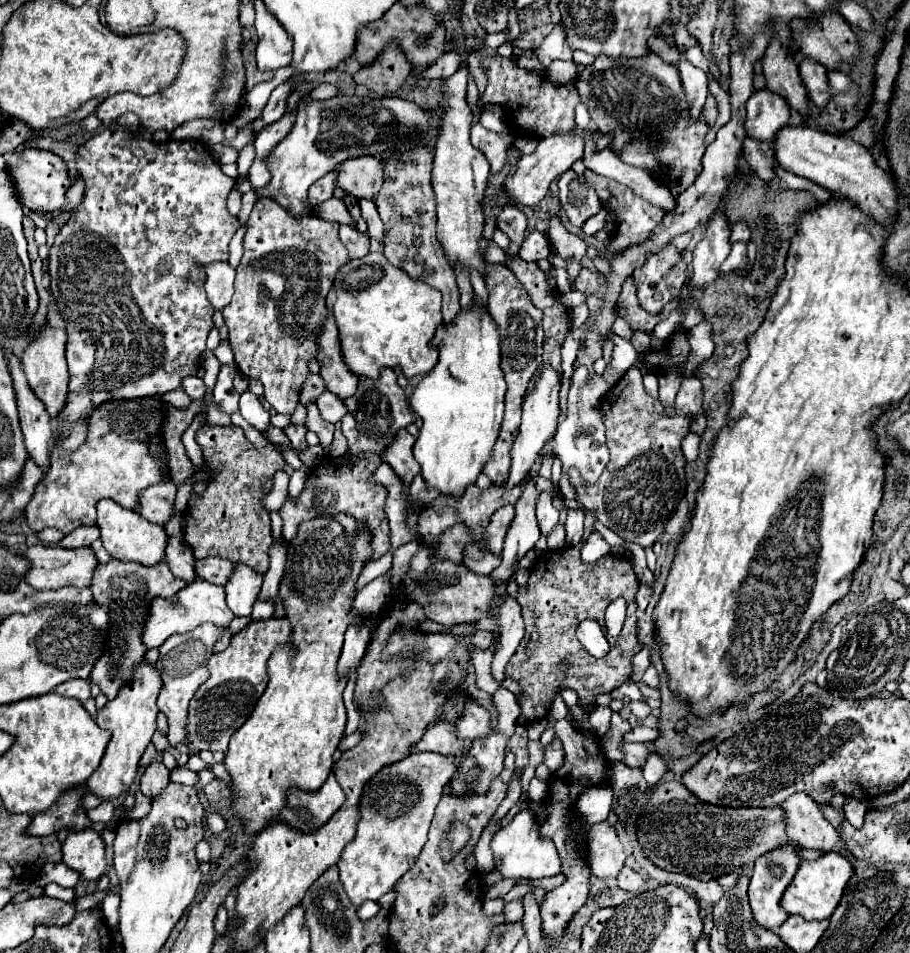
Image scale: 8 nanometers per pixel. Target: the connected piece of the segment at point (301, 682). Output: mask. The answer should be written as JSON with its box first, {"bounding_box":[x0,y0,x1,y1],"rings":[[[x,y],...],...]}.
{"bounding_box":[225,514,371,834],"rings":[[[351,514],[317,516],[313,520],[301,522],[295,538],[287,544],[287,564],[279,582],[279,598],[285,606],[285,618],[293,626],[291,644],[277,646],[271,654],[267,662],[269,686],[263,692],[263,698],[259,698],[255,704],[251,718],[231,736],[225,756],[227,772],[233,778],[233,810],[245,818],[245,830],[249,834],[261,832],[275,816],[279,816],[285,806],[285,792],[291,786],[313,792],[327,780],[333,768],[333,752],[343,738],[347,722],[341,694],[349,680],[337,672],[337,660],[345,630],[349,626],[363,624],[363,616],[353,612],[353,600],[357,594],[357,578],[371,556],[371,534],[367,534],[367,526],[359,524]]]}

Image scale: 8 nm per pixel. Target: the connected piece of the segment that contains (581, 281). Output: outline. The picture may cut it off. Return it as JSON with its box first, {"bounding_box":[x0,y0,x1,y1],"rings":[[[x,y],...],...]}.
{"bounding_box":[575,268,605,296],"rings":[[[581,268],[581,274],[579,274],[577,282],[575,282],[575,288],[577,288],[579,292],[583,292],[585,296],[591,296],[593,290],[597,290],[597,288],[603,286],[603,284],[605,284],[605,282],[603,282],[603,276],[601,276],[599,272],[591,272],[591,270],[587,270],[587,268]]]}

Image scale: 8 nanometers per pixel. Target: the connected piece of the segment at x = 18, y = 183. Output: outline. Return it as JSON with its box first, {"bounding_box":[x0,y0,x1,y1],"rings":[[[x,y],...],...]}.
{"bounding_box":[7,148,71,212],"rings":[[[25,148],[19,152],[17,164],[7,164],[7,172],[11,174],[11,182],[19,192],[19,202],[25,208],[33,212],[53,212],[65,204],[65,192],[69,190],[71,182],[67,176],[67,166],[57,154],[37,148]]]}

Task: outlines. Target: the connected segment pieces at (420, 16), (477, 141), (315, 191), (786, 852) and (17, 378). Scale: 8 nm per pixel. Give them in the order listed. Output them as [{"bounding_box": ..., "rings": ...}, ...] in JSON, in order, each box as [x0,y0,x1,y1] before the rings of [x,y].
[{"bounding_box":[353,4,445,68],"rings":[[[393,4],[385,14],[383,18],[359,28],[357,32],[357,42],[355,42],[355,52],[353,52],[353,58],[361,64],[361,66],[367,66],[369,62],[375,60],[375,56],[383,50],[383,46],[387,42],[397,42],[407,60],[417,66],[417,68],[427,68],[431,64],[435,64],[435,60],[443,54],[443,46],[445,46],[445,30],[439,30],[439,26],[435,26],[435,14],[425,10],[423,6],[415,6],[413,10],[407,10],[403,8],[401,4]]]},{"bounding_box":[471,122,509,174],"rings":[[[475,122],[471,128],[471,142],[475,148],[479,148],[489,164],[491,164],[491,174],[497,174],[503,170],[503,166],[507,164],[507,146],[509,146],[509,138],[505,134],[497,134],[491,132],[487,128],[481,126],[481,122]]]},{"bounding_box":[309,172,335,206],"rings":[[[329,172],[311,186],[311,190],[309,190],[311,206],[317,206],[317,204],[329,200],[333,196],[333,190],[335,190],[335,172]]]},{"bounding_box":[749,842,801,930],"rings":[[[787,842],[755,860],[751,882],[749,882],[749,904],[753,908],[755,920],[761,926],[767,926],[769,930],[779,930],[779,926],[787,920],[789,914],[779,906],[779,900],[785,888],[791,884],[799,864],[801,864],[801,846],[797,842]]]},{"bounding_box":[5,352,53,470],"rings":[[[5,352],[9,372],[13,378],[13,388],[17,396],[19,408],[19,422],[25,436],[25,446],[29,456],[41,466],[43,470],[49,468],[49,450],[53,446],[53,430],[51,430],[51,416],[43,402],[33,394],[27,384],[27,378],[21,368],[21,360],[13,352]]]}]

